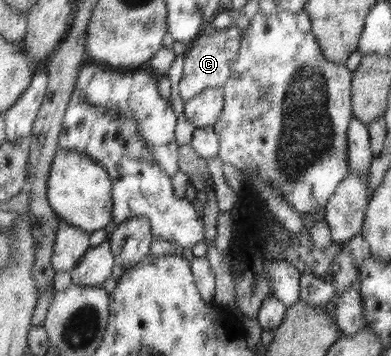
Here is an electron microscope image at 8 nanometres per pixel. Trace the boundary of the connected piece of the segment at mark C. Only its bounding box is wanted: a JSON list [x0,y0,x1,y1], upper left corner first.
[178,23,244,104]

